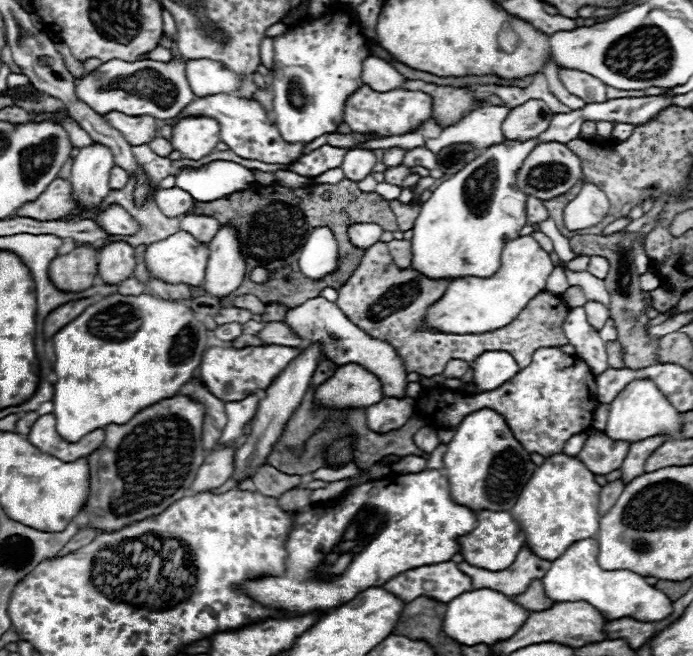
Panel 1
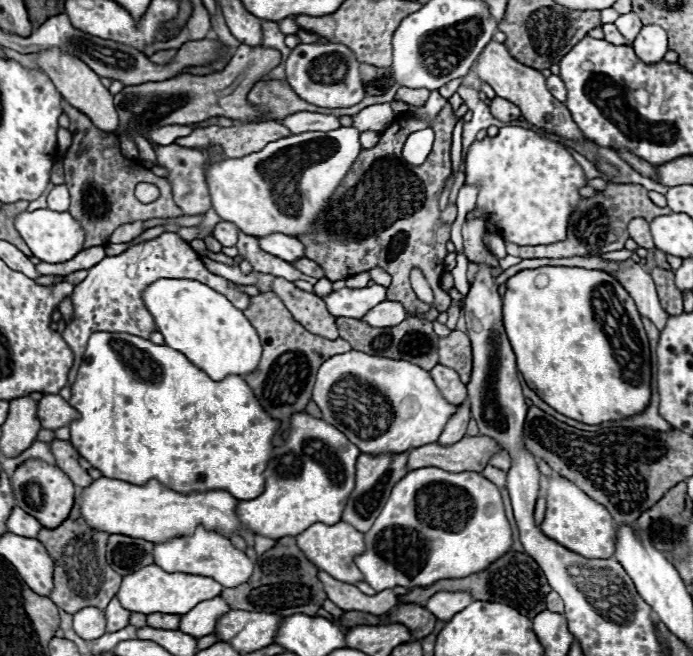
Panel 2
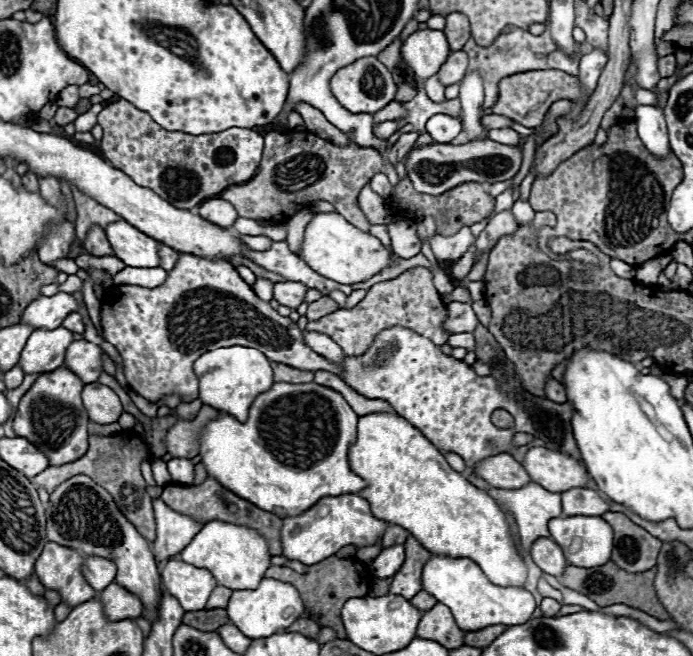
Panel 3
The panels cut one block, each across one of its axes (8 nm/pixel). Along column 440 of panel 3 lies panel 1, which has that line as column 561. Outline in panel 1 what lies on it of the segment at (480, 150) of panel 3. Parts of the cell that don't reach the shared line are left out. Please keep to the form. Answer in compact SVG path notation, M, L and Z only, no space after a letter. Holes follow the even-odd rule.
M548 142L548 144L538 144L528 158L522 162L522 166L516 172L516 188L522 190L526 196L534 196L540 200L550 200L554 196L560 196L568 192L578 178L582 176L580 160L574 152L566 148L566 144L560 142Z

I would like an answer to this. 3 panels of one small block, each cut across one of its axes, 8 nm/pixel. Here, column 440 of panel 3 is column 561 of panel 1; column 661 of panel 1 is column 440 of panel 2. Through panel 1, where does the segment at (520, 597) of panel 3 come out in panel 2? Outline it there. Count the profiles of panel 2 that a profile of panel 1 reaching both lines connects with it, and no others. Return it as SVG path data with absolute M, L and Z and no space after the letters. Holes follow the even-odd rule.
M436 592L434 596L428 598L424 608L428 608L438 620L448 622L456 612L464 610L472 600L474 598L470 592Z

